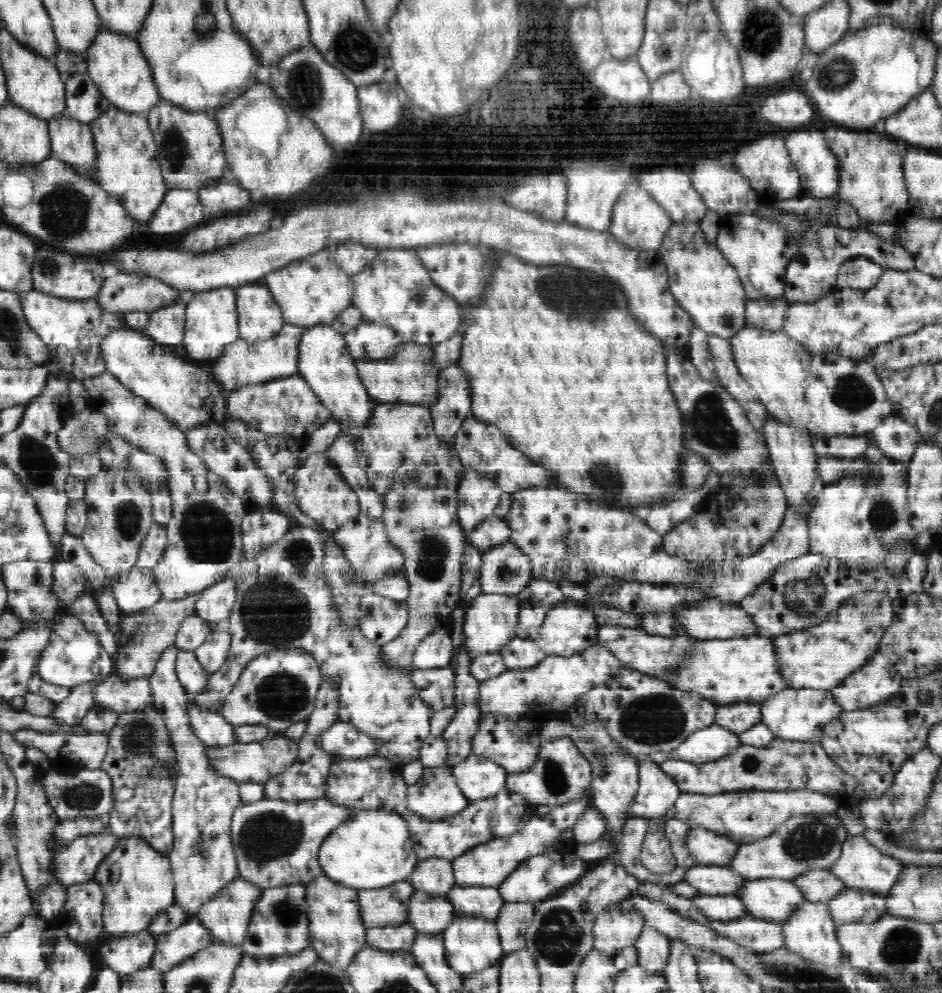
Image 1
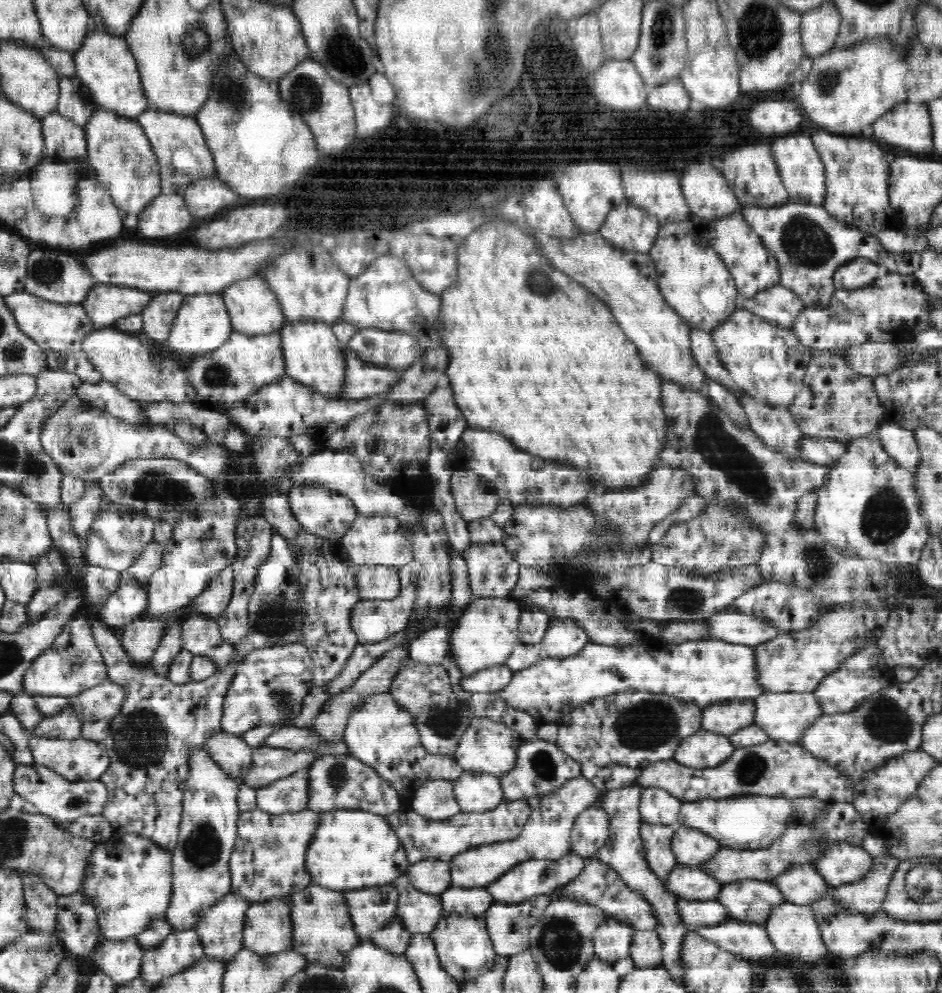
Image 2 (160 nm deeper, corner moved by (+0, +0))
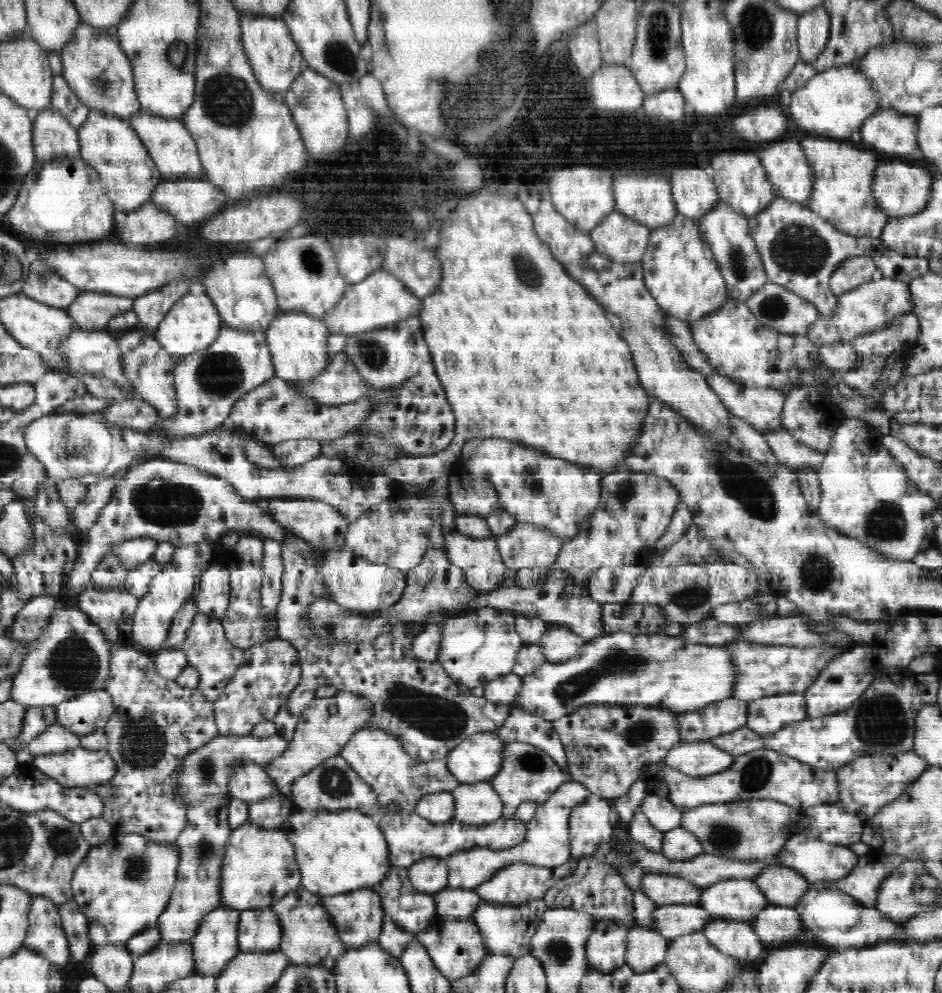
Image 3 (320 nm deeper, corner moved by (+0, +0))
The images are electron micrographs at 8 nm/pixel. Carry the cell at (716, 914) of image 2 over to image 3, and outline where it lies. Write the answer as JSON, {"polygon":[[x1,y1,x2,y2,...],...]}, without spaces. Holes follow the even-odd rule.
{"polygon":[[698,904,663,905,654,910,650,928,666,940,700,932,714,919]]}

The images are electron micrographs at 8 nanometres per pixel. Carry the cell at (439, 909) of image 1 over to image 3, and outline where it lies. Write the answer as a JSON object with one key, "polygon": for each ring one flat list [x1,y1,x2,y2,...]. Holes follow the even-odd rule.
{"polygon":[[390,867,386,878,370,889,380,897,385,915,412,934,422,932,432,918,437,918,433,896,416,892,406,869]]}

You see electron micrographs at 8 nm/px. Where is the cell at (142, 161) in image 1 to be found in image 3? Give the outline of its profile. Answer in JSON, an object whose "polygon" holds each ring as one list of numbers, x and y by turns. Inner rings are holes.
{"polygon":[[91,110,87,121,79,128,79,140,77,157,85,160,98,173,109,199,118,209,135,211,150,201,154,188,161,182,160,173,128,118,121,119]]}

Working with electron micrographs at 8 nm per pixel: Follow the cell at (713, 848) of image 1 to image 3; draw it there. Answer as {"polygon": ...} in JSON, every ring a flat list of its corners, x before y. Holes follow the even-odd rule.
{"polygon":[[674,828,664,832,661,853,673,861,687,861,703,853,694,832,686,828]]}

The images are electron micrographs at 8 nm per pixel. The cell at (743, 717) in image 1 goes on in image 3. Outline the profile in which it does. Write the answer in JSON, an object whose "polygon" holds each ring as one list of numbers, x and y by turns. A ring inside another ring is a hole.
{"polygon":[[732,697,703,706,701,710,690,710,679,713,677,716,679,739,682,743,696,742,713,739,721,734,734,732,734,730,742,728,746,724,747,716,747,702,736,700]]}

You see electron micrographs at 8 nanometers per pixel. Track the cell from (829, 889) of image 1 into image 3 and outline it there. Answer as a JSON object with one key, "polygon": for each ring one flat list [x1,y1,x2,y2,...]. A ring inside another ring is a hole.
{"polygon":[[770,865,760,876,753,878,770,905,793,907,810,888,806,878,787,866]]}

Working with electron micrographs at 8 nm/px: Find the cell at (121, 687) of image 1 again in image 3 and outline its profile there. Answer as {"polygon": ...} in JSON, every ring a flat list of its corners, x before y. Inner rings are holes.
{"polygon":[[90,690,55,705,55,711,55,724,82,737,103,730,114,712,114,703,108,691]]}

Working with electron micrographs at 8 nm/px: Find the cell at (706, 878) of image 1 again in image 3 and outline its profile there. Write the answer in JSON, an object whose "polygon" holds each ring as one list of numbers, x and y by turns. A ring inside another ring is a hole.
{"polygon":[[650,874,642,878,640,891,644,891,646,897,660,907,672,904,698,904,704,888,696,887,676,875]]}

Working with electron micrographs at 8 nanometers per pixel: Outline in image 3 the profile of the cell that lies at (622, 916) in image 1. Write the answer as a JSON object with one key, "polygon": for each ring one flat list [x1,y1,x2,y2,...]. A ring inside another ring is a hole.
{"polygon":[[598,921,588,942,586,958,590,968,611,974,625,964,628,926]]}

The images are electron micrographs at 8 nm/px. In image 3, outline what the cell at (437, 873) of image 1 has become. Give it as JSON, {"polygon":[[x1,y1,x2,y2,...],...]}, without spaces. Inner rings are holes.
{"polygon":[[428,857,419,860,411,864,407,872,416,892,432,895,448,888,449,871,445,859]]}

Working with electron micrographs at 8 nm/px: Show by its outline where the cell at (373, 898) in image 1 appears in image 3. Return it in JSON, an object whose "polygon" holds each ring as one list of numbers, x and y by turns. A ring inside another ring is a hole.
{"polygon":[[370,888,359,889,335,896,320,897,320,901,322,901,322,907,328,911,328,915,332,917,332,922,334,922,338,936,340,936,340,943,347,950,375,943,379,938,386,915,382,909,382,901,375,891]]}

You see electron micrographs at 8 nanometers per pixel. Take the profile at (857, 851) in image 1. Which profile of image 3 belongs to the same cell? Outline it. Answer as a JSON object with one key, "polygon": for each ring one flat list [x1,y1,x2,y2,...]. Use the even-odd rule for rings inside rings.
{"polygon":[[794,834,792,835,777,854,779,864,793,868,796,873,804,876,808,883,822,881,836,882,848,877,858,864,859,856,848,846,838,846,812,837]]}

